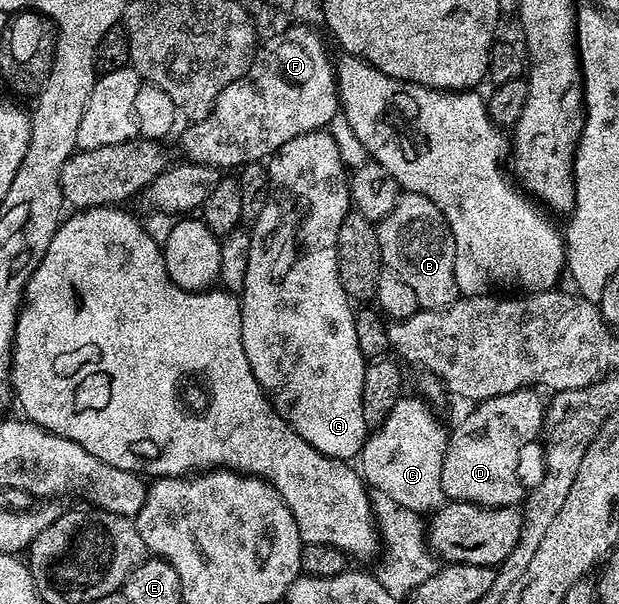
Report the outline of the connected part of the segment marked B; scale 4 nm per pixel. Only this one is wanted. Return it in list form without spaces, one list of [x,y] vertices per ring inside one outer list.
[[[403,193],[396,208],[377,223],[382,265],[400,280],[406,281],[423,310],[442,310],[457,302],[460,295],[456,288],[456,240],[442,210],[422,194]]]

